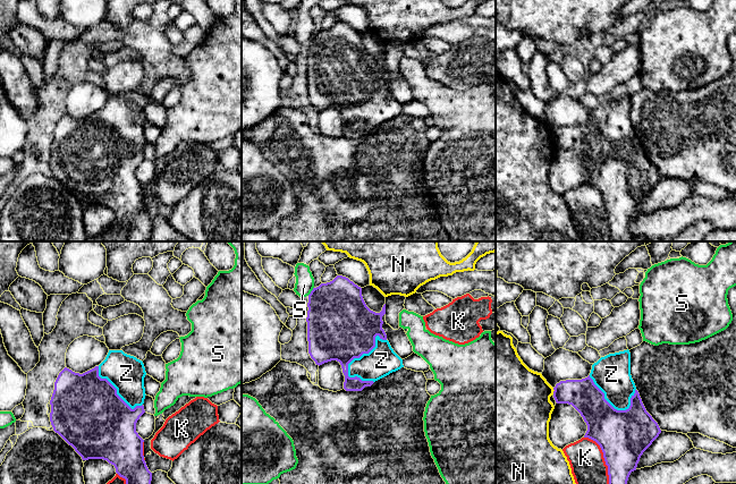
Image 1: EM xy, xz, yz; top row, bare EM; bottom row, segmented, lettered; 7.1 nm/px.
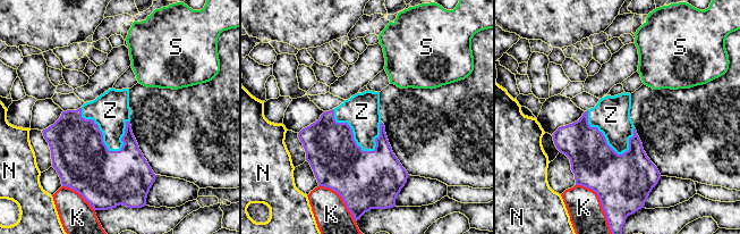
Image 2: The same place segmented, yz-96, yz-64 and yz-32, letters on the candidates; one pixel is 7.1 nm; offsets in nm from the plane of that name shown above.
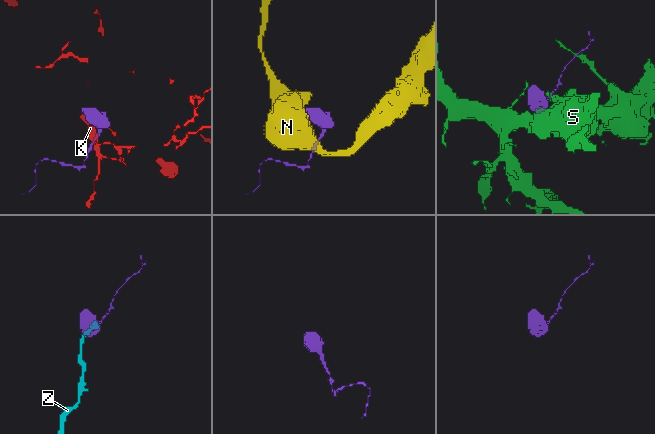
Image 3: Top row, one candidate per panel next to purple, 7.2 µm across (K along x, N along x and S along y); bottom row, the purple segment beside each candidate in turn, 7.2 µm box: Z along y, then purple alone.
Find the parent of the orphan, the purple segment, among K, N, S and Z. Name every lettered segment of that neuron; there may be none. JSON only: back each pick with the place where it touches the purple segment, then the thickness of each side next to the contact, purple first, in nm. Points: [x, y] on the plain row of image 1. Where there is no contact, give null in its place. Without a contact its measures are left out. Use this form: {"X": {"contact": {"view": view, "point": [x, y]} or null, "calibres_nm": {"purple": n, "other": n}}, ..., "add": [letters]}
{"Z": {"contact": {"view": "xz", "point": [365, 99]}, "calibres_nm": {"purple": 460, "other": 220}}, "add": ["Z"]}

